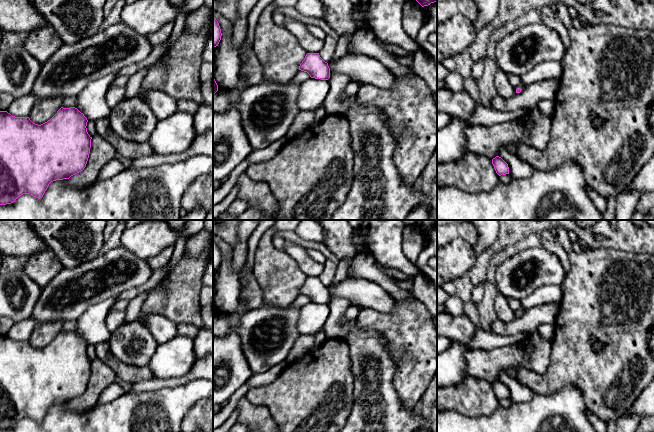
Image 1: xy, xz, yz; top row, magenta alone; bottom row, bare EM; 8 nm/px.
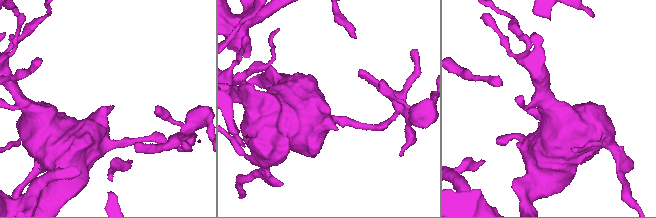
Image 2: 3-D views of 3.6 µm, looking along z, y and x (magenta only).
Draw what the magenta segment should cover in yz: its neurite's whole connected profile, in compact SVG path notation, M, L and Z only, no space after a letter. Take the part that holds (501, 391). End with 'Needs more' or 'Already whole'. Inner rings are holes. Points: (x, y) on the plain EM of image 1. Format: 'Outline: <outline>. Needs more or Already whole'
Outline: M496 380L495 382L493 382L492 388L499 400L509 398L508 388L501 381Z. Already whole

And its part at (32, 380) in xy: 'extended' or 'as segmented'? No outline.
as segmented

